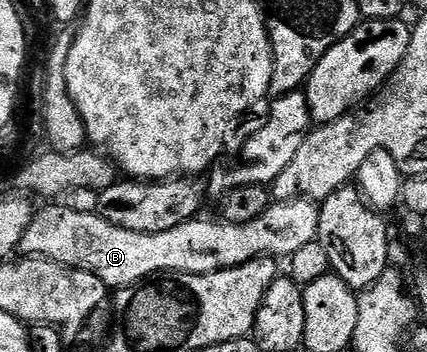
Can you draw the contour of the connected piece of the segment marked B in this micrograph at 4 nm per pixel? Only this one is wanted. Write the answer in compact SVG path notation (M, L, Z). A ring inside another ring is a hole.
M301 198L280 200L271 203L270 208L264 210L258 218L252 218L252 222L227 224L217 219L214 221L195 218L172 230L164 230L160 234L136 234L136 230L120 230L120 226L112 226L112 222L104 222L104 218L100 218L97 212L76 214L76 210L55 206L55 208L46 208L43 212L41 209L35 215L28 230L24 230L21 251L30 258L54 260L69 268L96 274L96 278L100 278L100 282L104 282L107 289L117 290L131 288L132 285L141 284L143 280L149 280L163 272L208 274L263 258L279 258L278 256L289 258L292 254L296 254L296 250L317 241L318 210L319 205L313 200Z

